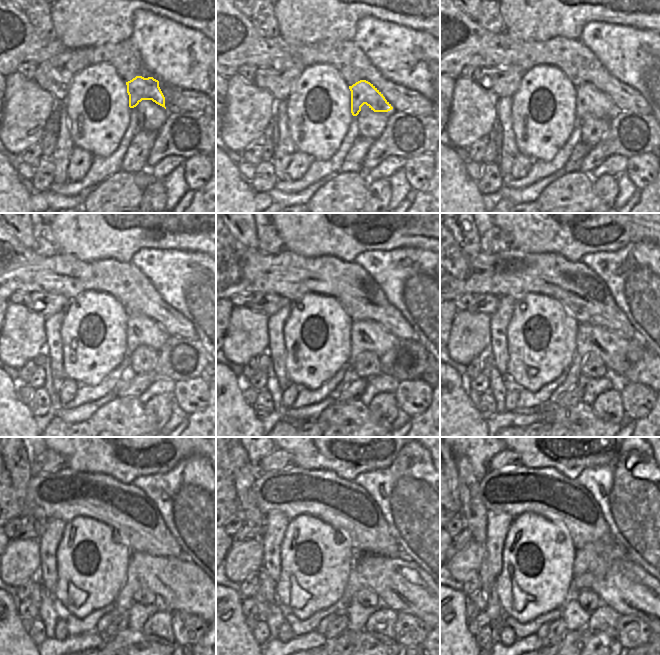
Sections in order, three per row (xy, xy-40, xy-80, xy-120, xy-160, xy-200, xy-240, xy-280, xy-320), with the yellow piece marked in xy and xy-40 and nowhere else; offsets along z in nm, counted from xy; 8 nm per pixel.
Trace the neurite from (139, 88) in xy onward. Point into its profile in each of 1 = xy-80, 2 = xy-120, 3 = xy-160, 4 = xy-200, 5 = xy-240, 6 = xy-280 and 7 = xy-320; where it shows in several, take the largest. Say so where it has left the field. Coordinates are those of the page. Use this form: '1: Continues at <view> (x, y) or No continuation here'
1: Continues at xy-80 (590, 102)
2: Continues at xy-120 (142, 330)
3: Continues at xy-160 (366, 335)
4: Continues at xy-200 (611, 347)
5: Continues at xy-240 (183, 586)
6: Continues at xy-280 (402, 585)
7: Continues at xy-320 (626, 586)

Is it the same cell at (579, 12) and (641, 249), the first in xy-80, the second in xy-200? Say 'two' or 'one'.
two

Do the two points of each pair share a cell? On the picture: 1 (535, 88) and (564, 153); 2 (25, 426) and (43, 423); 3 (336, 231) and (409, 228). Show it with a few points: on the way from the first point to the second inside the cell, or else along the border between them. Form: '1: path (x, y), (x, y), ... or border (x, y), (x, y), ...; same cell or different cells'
1: border (575, 128), (563, 147), (549, 161), (543, 162); different cells
2: border (34, 418), (37, 426); different cells
3: path (354, 225), (391, 223); same cell

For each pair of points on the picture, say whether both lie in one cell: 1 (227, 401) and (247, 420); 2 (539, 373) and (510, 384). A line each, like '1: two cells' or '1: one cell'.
1: one cell
2: two cells

